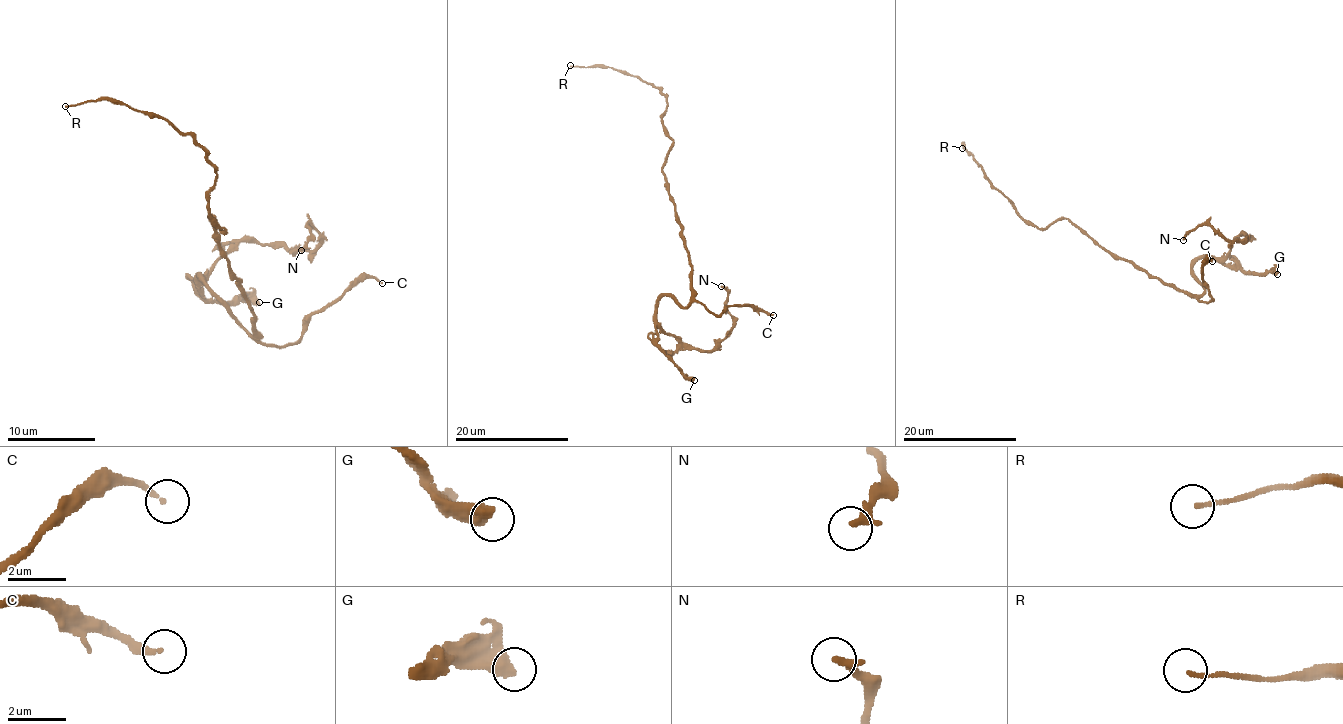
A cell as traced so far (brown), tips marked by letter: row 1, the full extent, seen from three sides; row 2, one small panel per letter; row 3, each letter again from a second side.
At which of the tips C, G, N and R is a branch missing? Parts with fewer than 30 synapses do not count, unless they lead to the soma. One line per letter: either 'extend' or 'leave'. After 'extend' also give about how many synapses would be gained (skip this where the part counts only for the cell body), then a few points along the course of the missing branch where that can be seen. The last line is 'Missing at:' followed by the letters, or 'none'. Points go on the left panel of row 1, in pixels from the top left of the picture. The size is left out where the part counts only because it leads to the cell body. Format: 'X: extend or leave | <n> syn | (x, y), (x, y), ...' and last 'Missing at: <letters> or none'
C: extend | 80 syn | (382, 283), (415, 307), (398, 298), (393, 302), (415, 329)
G: leave
N: leave
R: leave
Missing at: C

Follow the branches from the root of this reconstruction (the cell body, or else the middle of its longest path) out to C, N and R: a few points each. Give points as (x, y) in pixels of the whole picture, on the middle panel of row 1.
C: (681, 238), (691, 268), (691, 295), (698, 302), (715, 315), (728, 306), (755, 306), (773, 315)
N: (681, 238), (691, 299), (684, 307), (663, 295), (656, 323), (683, 343), (711, 350), (732, 326), (721, 286)
R: (681, 238), (663, 172), (673, 146), (662, 122), (667, 99), (630, 74), (570, 65)

